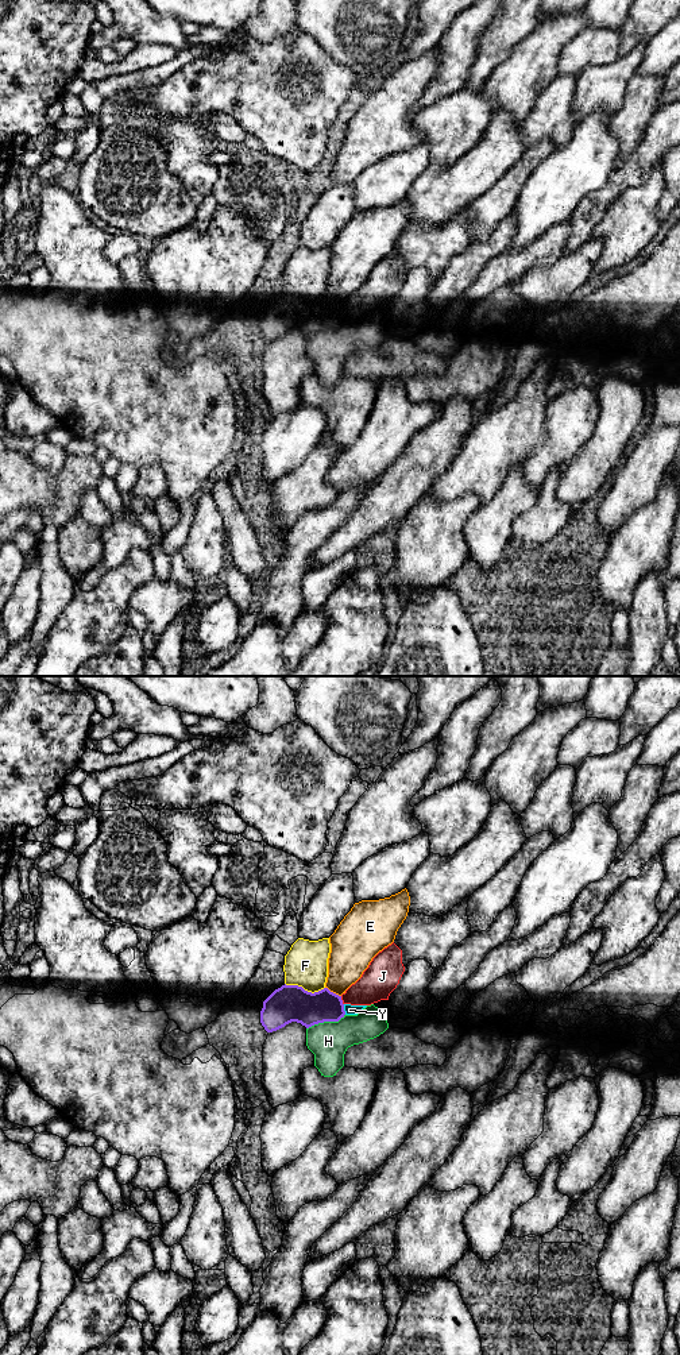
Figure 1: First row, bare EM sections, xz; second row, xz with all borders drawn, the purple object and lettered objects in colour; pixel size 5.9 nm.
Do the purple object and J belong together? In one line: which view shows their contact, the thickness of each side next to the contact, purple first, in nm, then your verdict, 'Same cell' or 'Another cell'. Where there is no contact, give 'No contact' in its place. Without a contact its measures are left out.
Touches purple in xz. Thickness 200 nm (purple) against 200 nm. Another cell

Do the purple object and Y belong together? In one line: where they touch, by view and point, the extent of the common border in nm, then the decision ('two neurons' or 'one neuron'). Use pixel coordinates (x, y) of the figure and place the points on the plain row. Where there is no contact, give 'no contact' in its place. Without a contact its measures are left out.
xz (343, 319) | 70 nm | two neurons

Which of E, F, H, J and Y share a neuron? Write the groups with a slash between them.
E / F / H / J Y

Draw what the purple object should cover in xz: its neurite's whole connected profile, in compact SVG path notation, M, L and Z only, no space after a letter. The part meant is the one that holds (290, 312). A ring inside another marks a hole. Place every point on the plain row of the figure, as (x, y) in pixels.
M285 293L263 310L260 332L267 341L273 341L291 331L309 337L324 331L339 331L344 324L341 305L328 297L312 302Z

